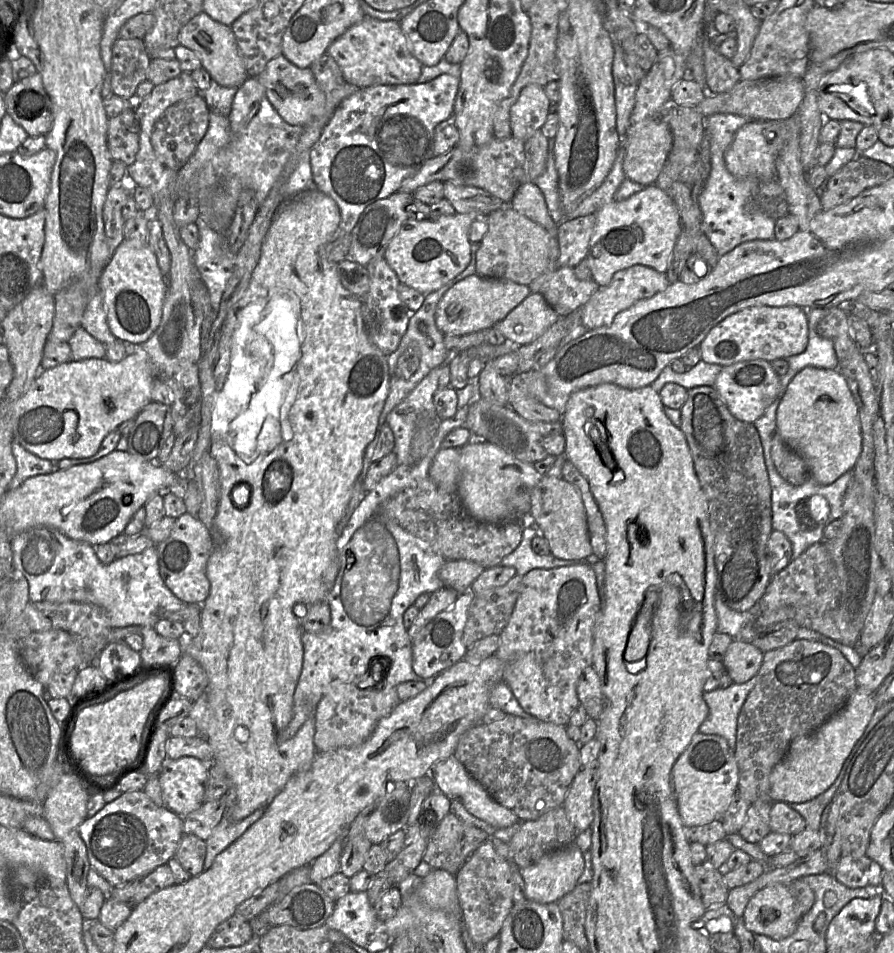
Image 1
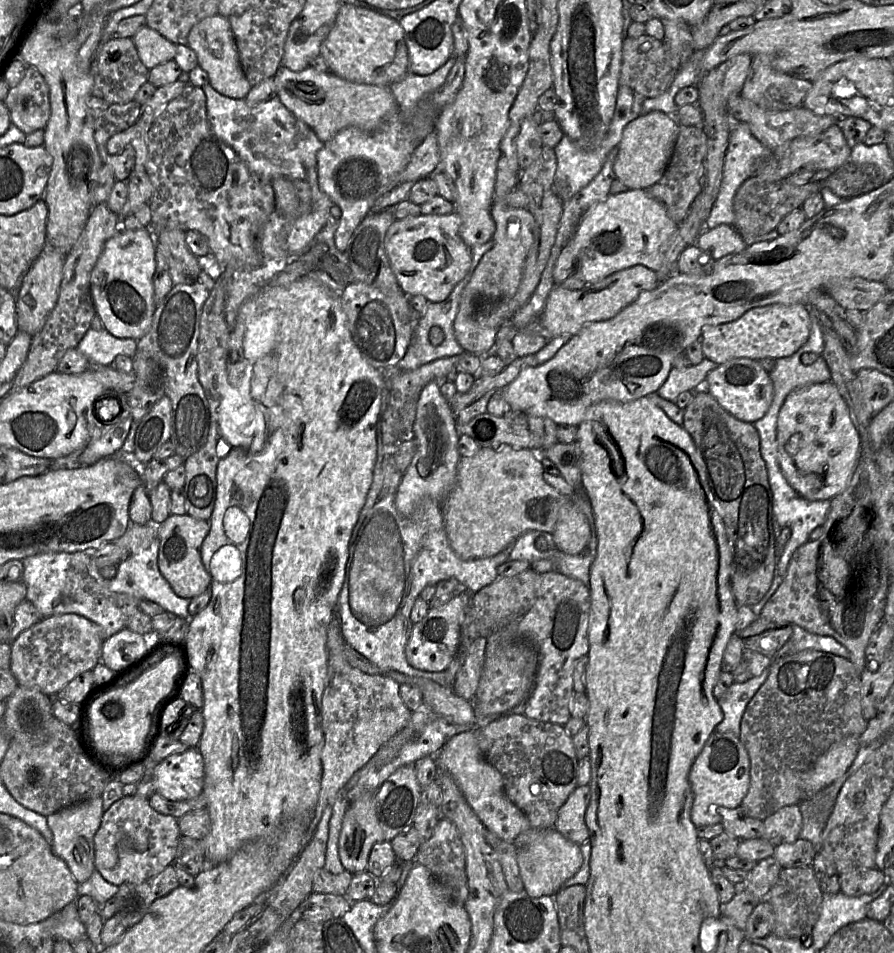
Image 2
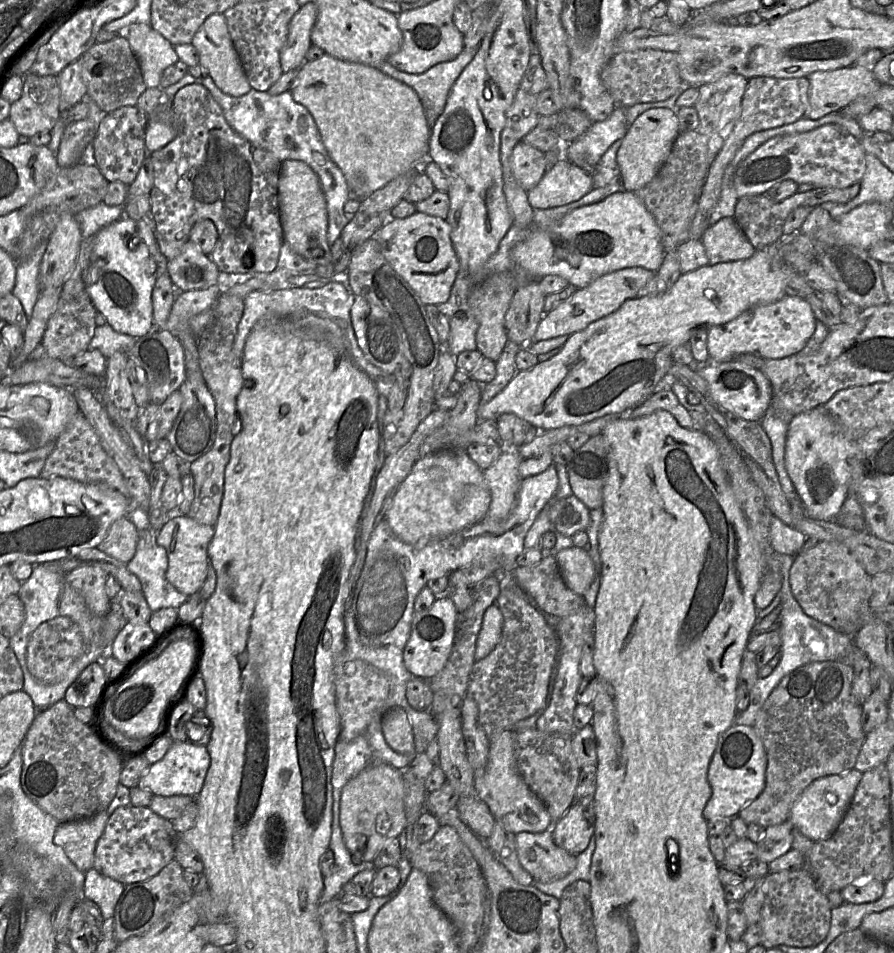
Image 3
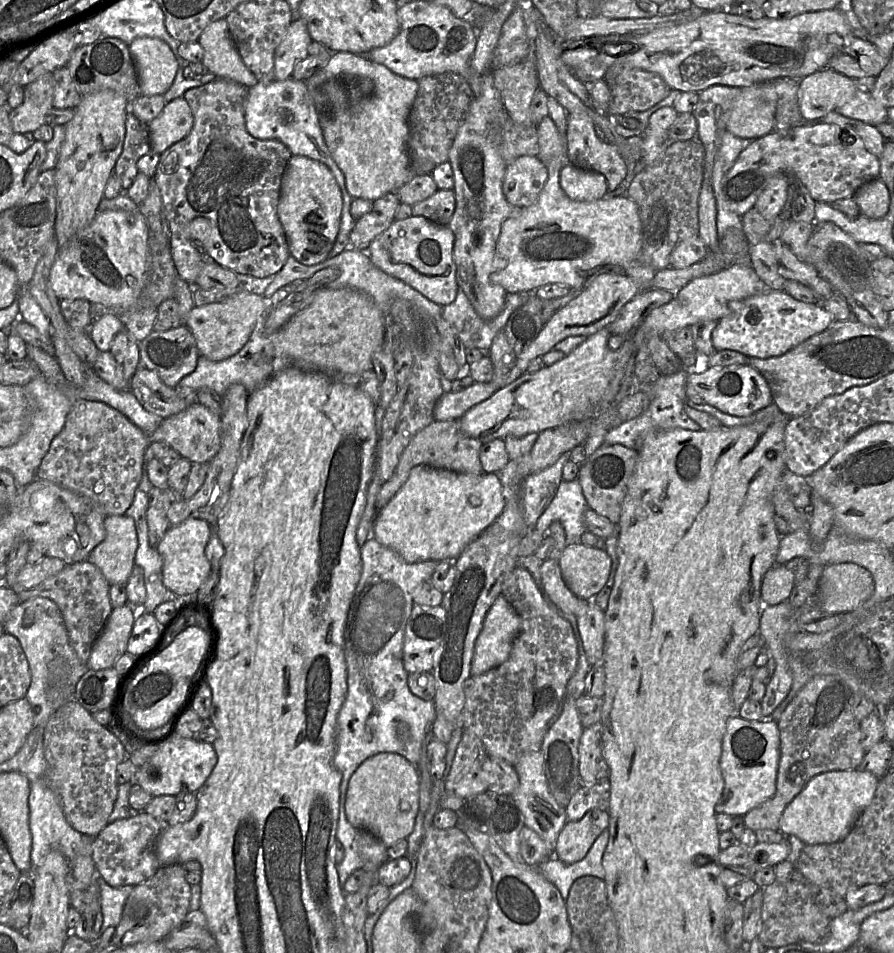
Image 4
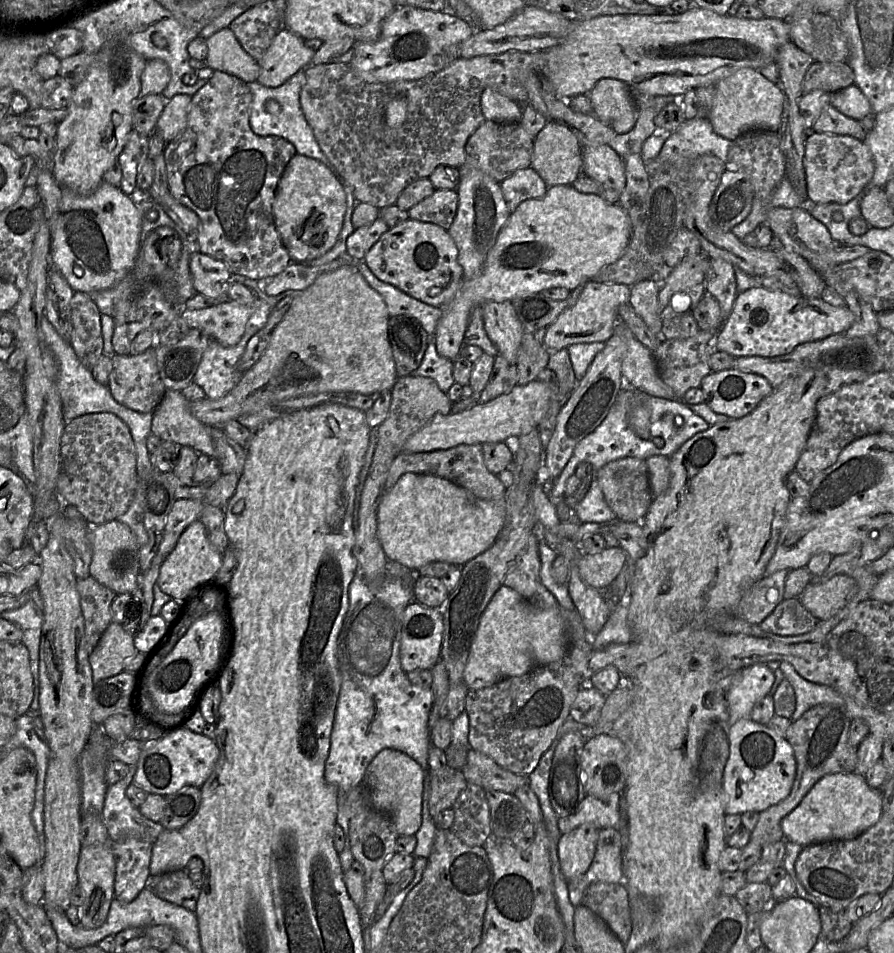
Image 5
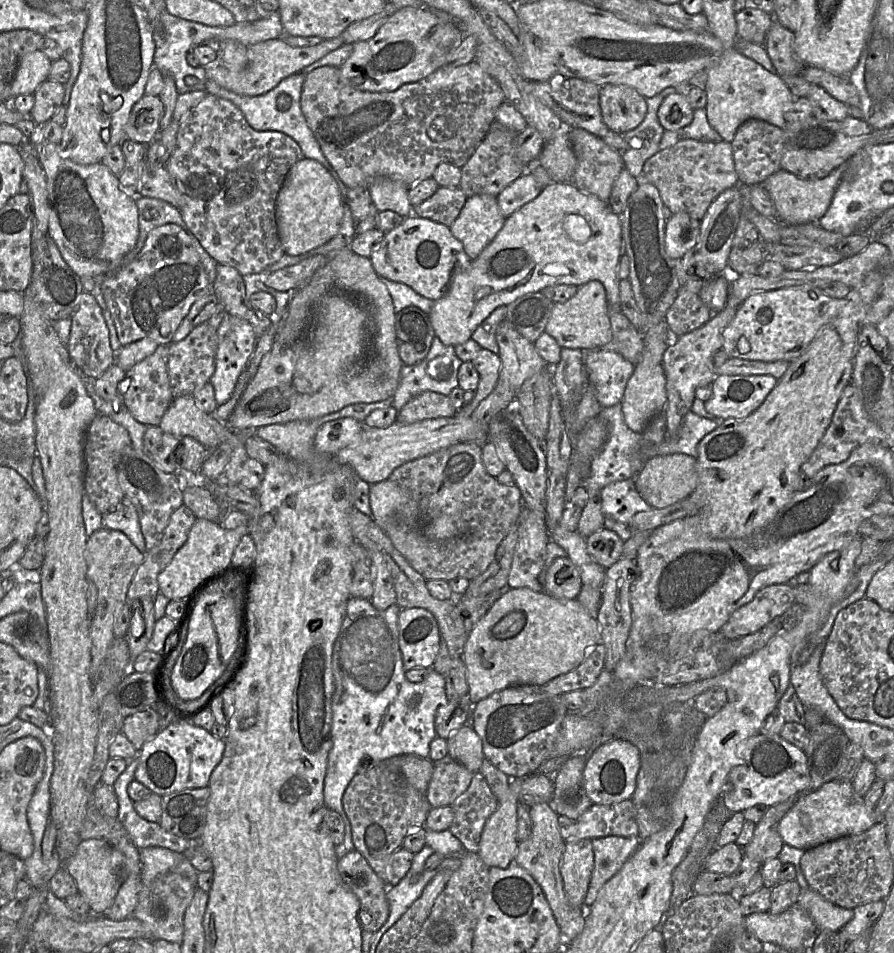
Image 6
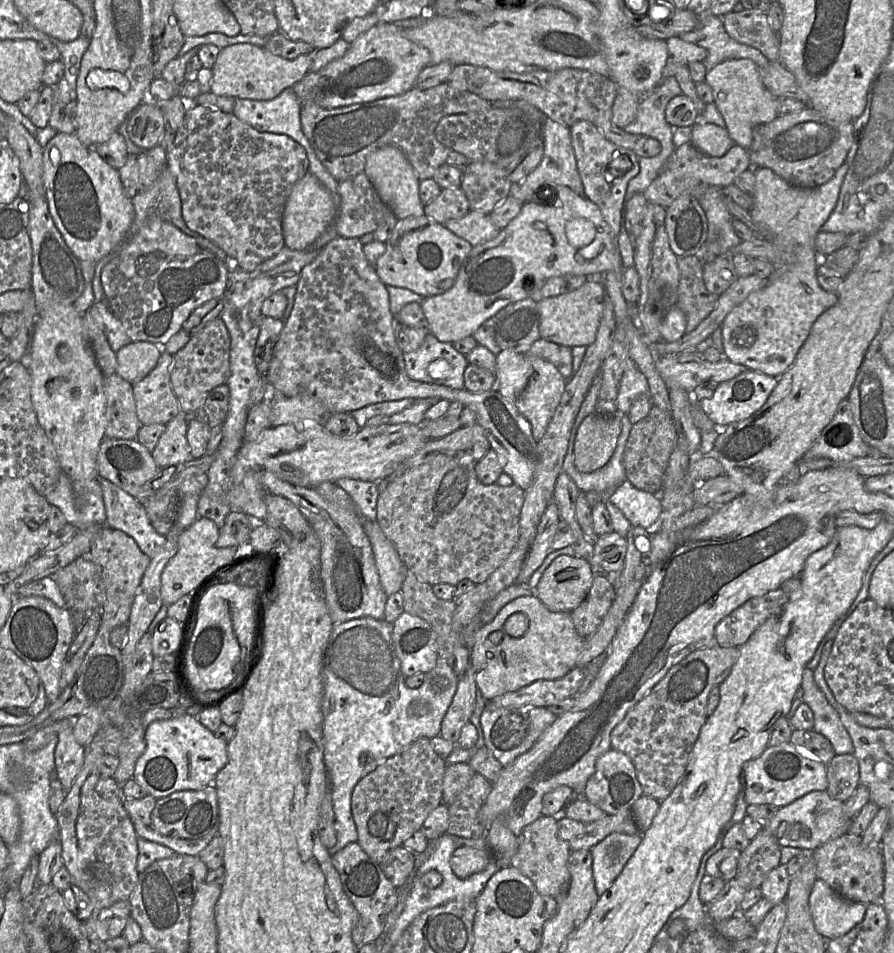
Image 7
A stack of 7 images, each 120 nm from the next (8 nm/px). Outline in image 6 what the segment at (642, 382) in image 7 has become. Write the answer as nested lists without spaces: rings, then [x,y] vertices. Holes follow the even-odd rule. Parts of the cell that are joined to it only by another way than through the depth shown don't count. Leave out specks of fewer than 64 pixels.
[[[611,346],[585,351],[584,369],[588,375],[587,388],[593,388],[603,408],[621,403],[635,364],[624,359]]]

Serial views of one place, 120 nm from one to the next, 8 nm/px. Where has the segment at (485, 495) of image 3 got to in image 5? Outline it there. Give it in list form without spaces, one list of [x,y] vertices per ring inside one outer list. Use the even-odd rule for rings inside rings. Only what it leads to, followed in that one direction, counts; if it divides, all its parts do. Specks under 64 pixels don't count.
[[[405,473],[403,474],[397,483],[388,490],[385,490],[379,501],[377,508],[377,534],[381,542],[383,551],[387,556],[388,560],[398,562],[411,570],[418,570],[426,564],[434,561],[447,562],[452,565],[462,566],[467,561],[473,559],[479,554],[486,551],[492,546],[498,537],[501,529],[504,526],[506,517],[506,499],[505,497],[483,500],[474,496],[471,492],[465,488],[438,476],[431,474],[415,474],[415,473]]]

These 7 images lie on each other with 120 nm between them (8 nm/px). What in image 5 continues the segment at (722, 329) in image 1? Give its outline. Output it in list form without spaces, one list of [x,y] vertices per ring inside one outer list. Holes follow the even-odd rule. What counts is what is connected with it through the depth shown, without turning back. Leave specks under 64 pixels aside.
[[[756,285],[738,292],[730,315],[714,338],[713,348],[734,358],[782,356],[800,344],[818,341],[833,334],[844,334],[854,320],[854,314],[845,305],[836,307],[821,298],[792,296]]]

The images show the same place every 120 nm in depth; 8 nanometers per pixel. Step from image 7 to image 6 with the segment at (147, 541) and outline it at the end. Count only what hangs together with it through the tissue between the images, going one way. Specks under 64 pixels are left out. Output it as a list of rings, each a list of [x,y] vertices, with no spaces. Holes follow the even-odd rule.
[[[124,496],[113,512],[102,515],[102,526],[123,532],[140,552],[146,552],[138,512],[132,501]]]

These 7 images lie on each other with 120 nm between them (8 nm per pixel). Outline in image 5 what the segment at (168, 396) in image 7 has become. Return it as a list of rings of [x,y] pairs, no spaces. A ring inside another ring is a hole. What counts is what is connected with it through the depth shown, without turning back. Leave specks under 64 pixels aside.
[[[153,347],[141,354],[113,355],[113,368],[107,387],[113,398],[121,405],[140,413],[153,413],[167,389],[159,375]]]

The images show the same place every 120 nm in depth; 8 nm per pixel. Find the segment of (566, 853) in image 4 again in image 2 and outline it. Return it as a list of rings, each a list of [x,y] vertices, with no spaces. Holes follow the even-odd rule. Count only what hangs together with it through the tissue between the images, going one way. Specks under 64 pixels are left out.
[[[590,785],[577,786],[560,808],[554,826],[557,832],[579,846],[589,842],[585,816],[590,798]]]

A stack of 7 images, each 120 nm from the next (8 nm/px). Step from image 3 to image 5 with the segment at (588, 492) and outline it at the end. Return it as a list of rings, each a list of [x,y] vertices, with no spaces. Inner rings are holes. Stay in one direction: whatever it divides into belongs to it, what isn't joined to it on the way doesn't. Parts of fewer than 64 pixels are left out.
[[[625,457],[611,461],[596,470],[595,480],[602,489],[605,501],[618,520],[623,522],[639,522],[647,514],[653,496],[650,491],[645,460]]]

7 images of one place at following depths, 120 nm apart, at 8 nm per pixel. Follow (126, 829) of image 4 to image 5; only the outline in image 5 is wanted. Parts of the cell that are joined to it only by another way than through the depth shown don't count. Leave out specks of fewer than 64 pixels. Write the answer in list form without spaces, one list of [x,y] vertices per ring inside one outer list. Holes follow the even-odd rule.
[[[136,838],[111,842],[116,860],[114,898],[129,903],[146,887],[153,846],[151,842]]]

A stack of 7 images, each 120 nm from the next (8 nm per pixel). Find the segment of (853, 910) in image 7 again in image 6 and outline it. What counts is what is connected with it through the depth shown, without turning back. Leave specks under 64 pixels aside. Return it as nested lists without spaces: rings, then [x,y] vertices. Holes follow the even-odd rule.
[[[810,887],[801,889],[800,904],[811,916],[818,930],[840,931],[853,917],[853,909],[837,906]]]

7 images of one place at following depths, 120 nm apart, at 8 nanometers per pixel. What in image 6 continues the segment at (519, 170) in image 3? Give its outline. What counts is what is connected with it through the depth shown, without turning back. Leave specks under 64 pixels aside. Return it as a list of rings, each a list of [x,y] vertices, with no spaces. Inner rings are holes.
[[[525,171],[497,196],[502,215],[508,218],[523,205],[537,197],[542,189],[543,186],[534,175],[530,171]]]

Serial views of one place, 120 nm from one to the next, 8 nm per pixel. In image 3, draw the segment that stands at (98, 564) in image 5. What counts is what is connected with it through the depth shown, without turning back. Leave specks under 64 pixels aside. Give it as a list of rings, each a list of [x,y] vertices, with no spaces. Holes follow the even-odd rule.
[[[128,516],[115,520],[106,538],[97,547],[107,555],[127,564],[135,555],[138,532]]]

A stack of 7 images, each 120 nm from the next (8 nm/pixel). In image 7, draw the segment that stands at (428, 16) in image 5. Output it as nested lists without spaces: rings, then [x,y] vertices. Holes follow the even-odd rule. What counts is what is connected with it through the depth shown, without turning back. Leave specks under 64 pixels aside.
[[[379,23],[351,43],[343,56],[317,72],[308,72],[292,86],[301,105],[313,102],[335,109],[398,96],[412,89],[421,71],[431,63],[431,56],[426,48],[404,37],[403,30],[394,23]]]

